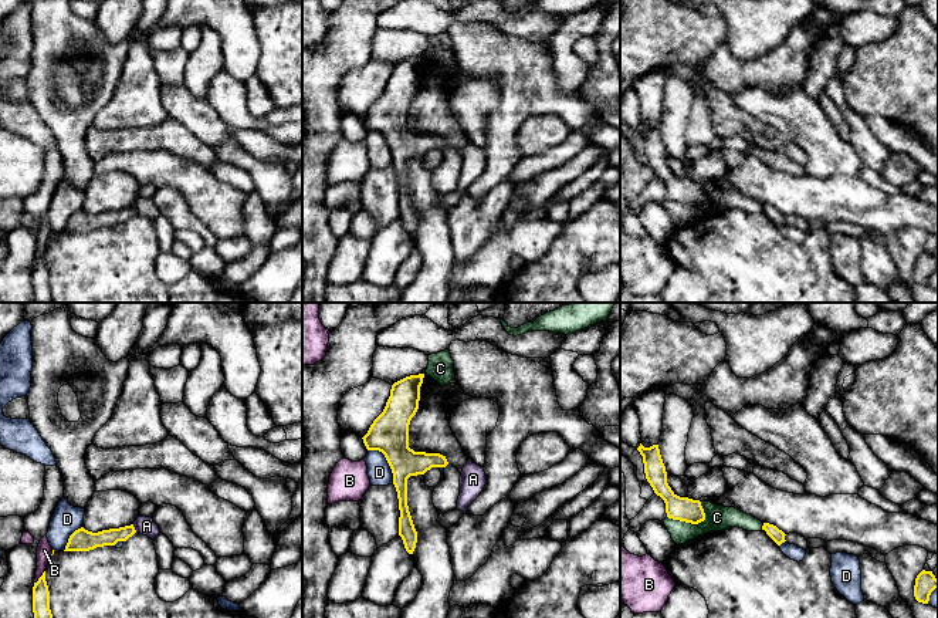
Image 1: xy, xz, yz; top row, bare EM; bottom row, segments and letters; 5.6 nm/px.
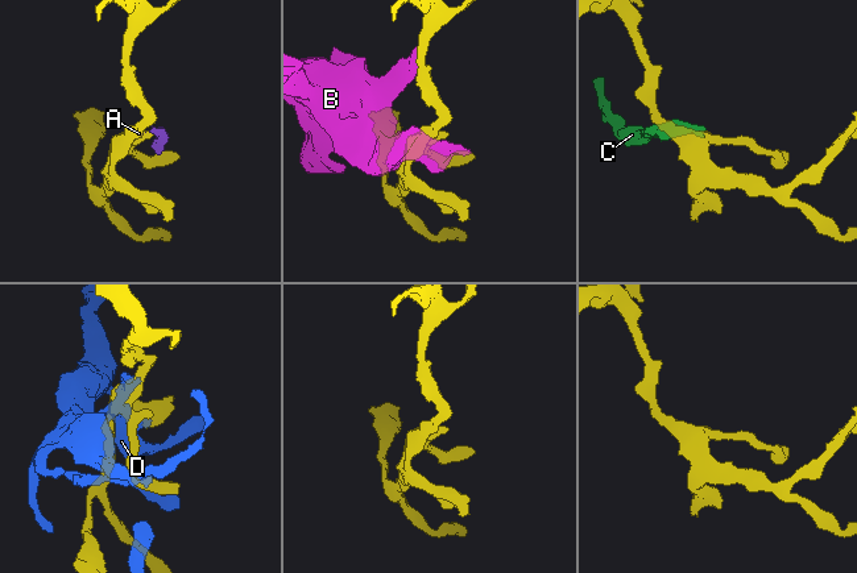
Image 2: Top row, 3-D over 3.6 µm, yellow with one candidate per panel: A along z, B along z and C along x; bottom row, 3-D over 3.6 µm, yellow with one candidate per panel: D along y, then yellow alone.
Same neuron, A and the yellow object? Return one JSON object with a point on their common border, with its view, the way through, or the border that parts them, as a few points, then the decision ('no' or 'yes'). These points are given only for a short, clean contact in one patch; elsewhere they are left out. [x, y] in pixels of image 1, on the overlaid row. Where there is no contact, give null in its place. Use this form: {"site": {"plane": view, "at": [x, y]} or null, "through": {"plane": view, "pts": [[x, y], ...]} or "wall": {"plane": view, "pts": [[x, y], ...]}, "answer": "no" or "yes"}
{"site": {"plane": "xy", "at": [134, 529]}, "wall": {"plane": "xy", "pts": [[132, 524], [136, 532]]}, "answer": "no"}

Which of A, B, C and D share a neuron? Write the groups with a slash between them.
A C / B / D

